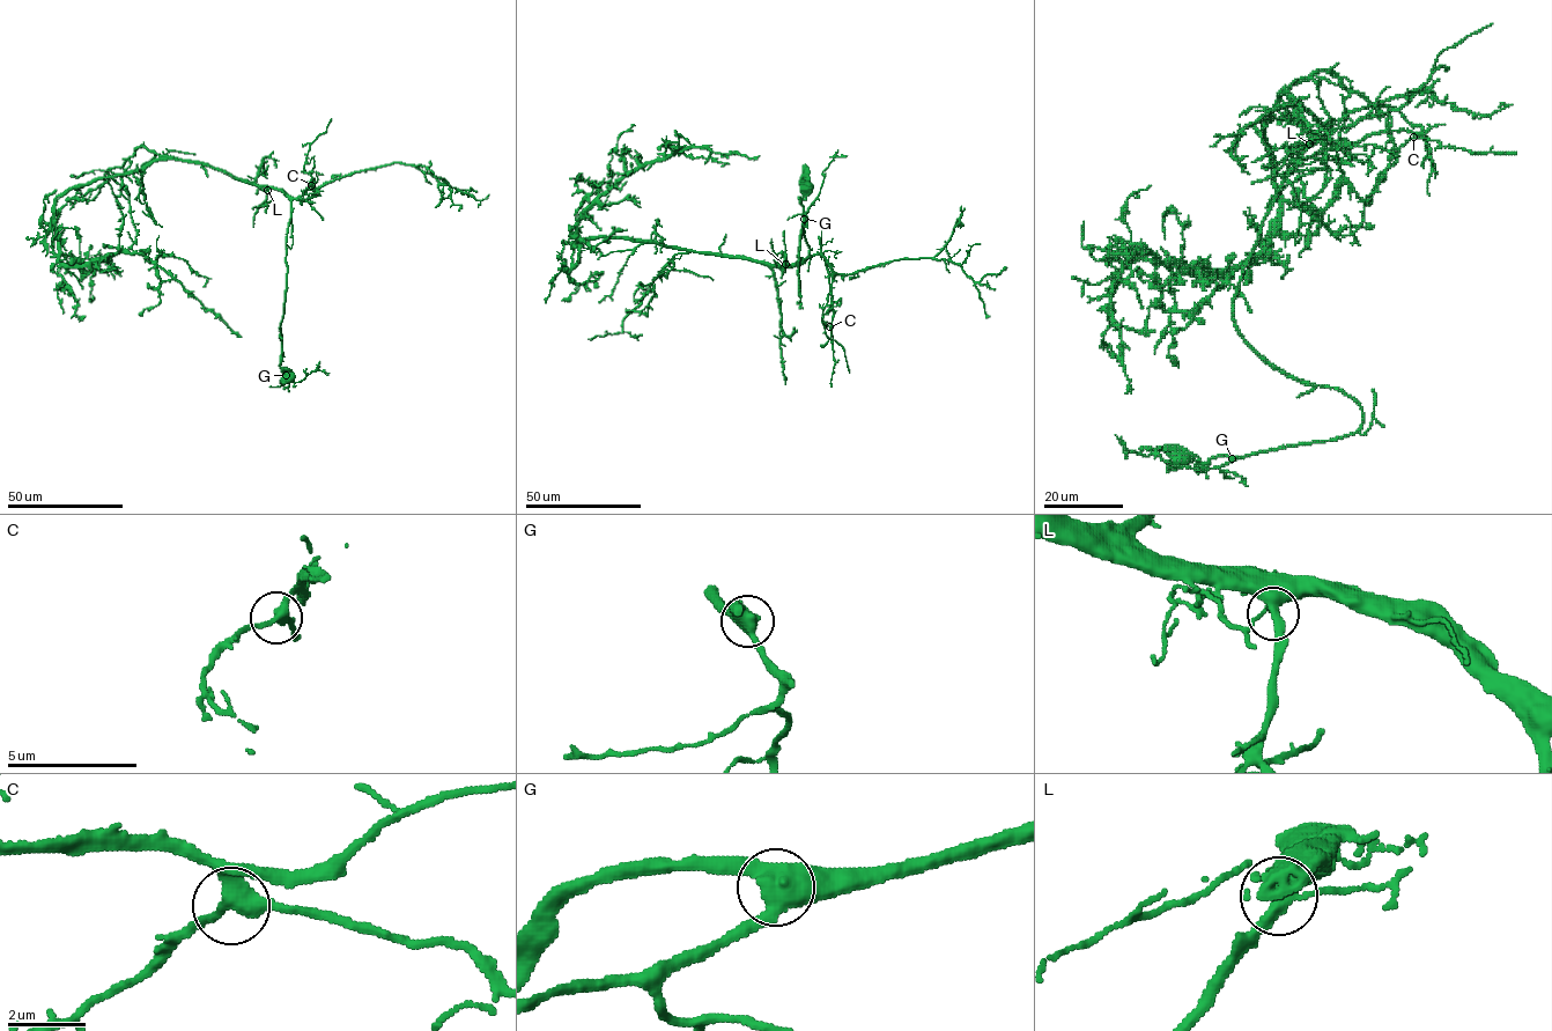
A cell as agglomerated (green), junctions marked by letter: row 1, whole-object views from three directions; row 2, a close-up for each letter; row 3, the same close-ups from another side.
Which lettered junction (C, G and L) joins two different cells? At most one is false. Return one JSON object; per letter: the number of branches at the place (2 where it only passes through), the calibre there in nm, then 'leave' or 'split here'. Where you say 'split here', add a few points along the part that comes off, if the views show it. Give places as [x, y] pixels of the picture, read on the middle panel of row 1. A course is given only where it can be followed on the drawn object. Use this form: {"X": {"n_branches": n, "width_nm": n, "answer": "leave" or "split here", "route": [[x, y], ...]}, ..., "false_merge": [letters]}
{"C": {"n_branches": 3, "width_nm": 360, "answer": "leave"}, "G": {"n_branches": 3, "width_nm": 480, "answer": "leave"}, "L": {"n_branches": 3, "width_nm": 320, "answer": "leave"}, "false_merge": []}

